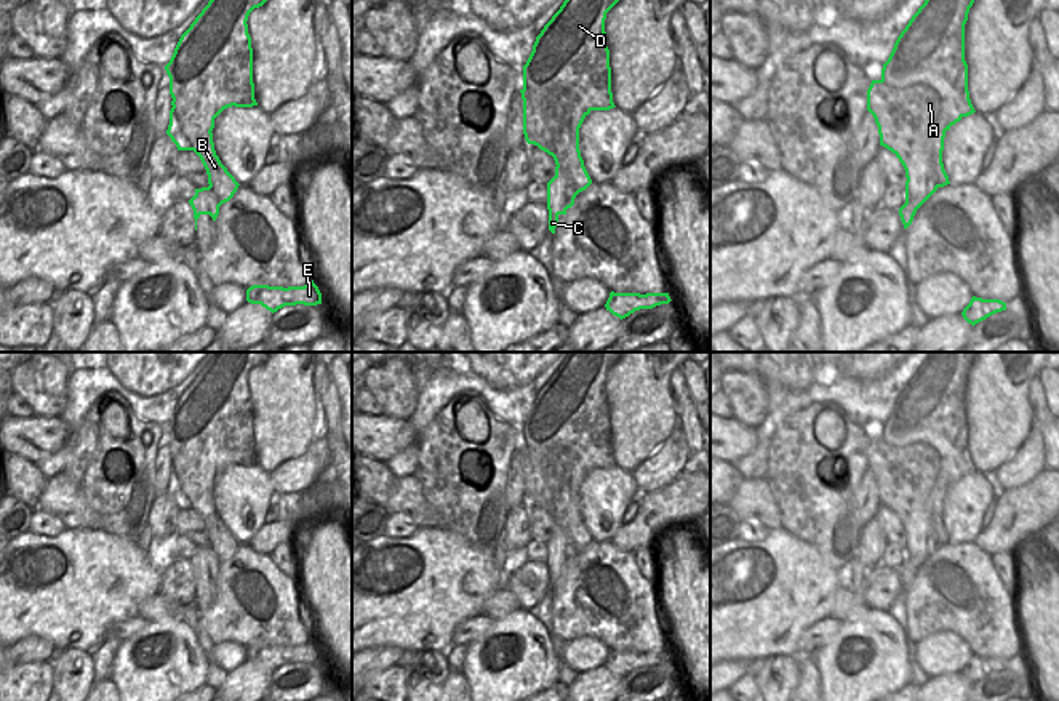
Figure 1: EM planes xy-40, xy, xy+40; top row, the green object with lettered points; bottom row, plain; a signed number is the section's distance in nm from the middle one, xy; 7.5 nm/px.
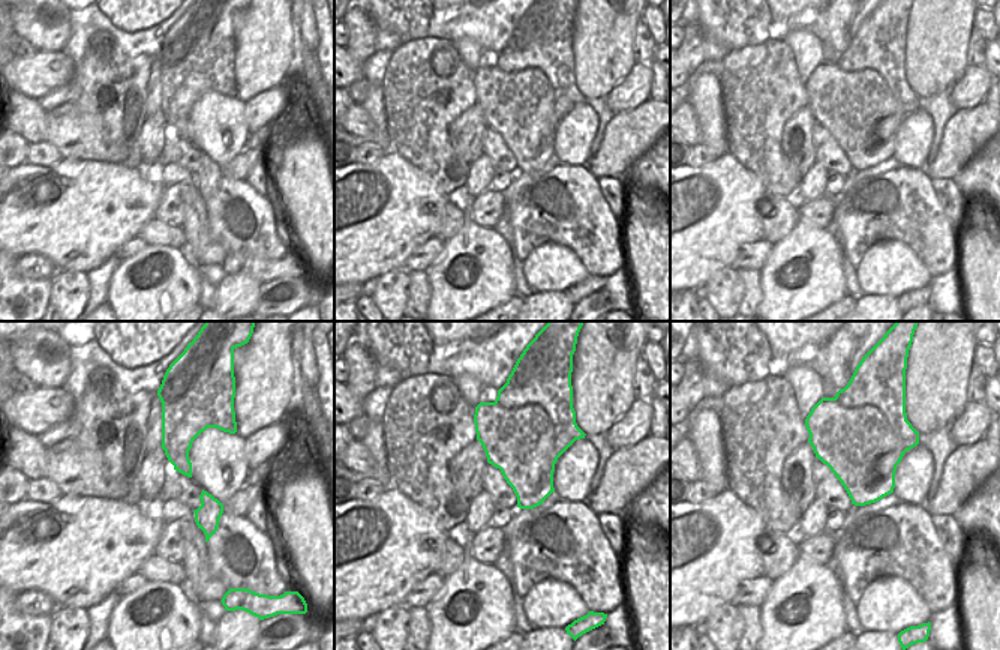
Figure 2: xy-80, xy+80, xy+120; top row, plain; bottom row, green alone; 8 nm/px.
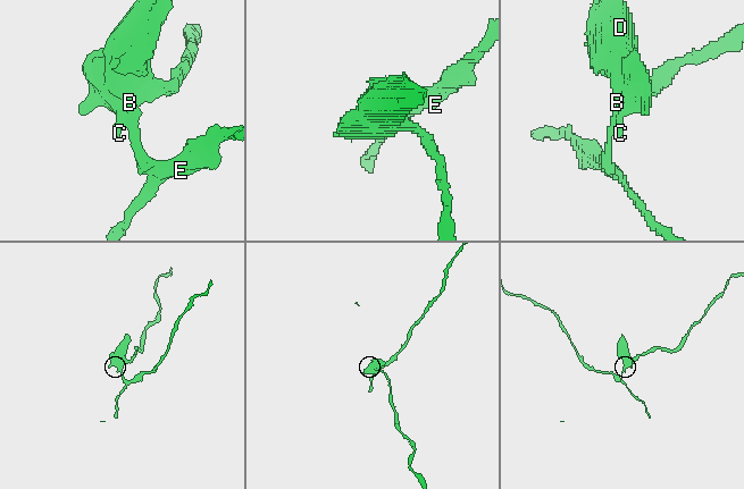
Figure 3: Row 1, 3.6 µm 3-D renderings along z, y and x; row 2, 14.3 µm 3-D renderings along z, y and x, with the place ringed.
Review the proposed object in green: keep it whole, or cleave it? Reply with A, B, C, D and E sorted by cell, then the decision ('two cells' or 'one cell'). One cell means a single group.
groups A C / B D E; two cells

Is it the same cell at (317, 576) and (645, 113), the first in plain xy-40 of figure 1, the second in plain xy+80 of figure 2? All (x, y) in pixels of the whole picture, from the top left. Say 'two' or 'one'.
two

